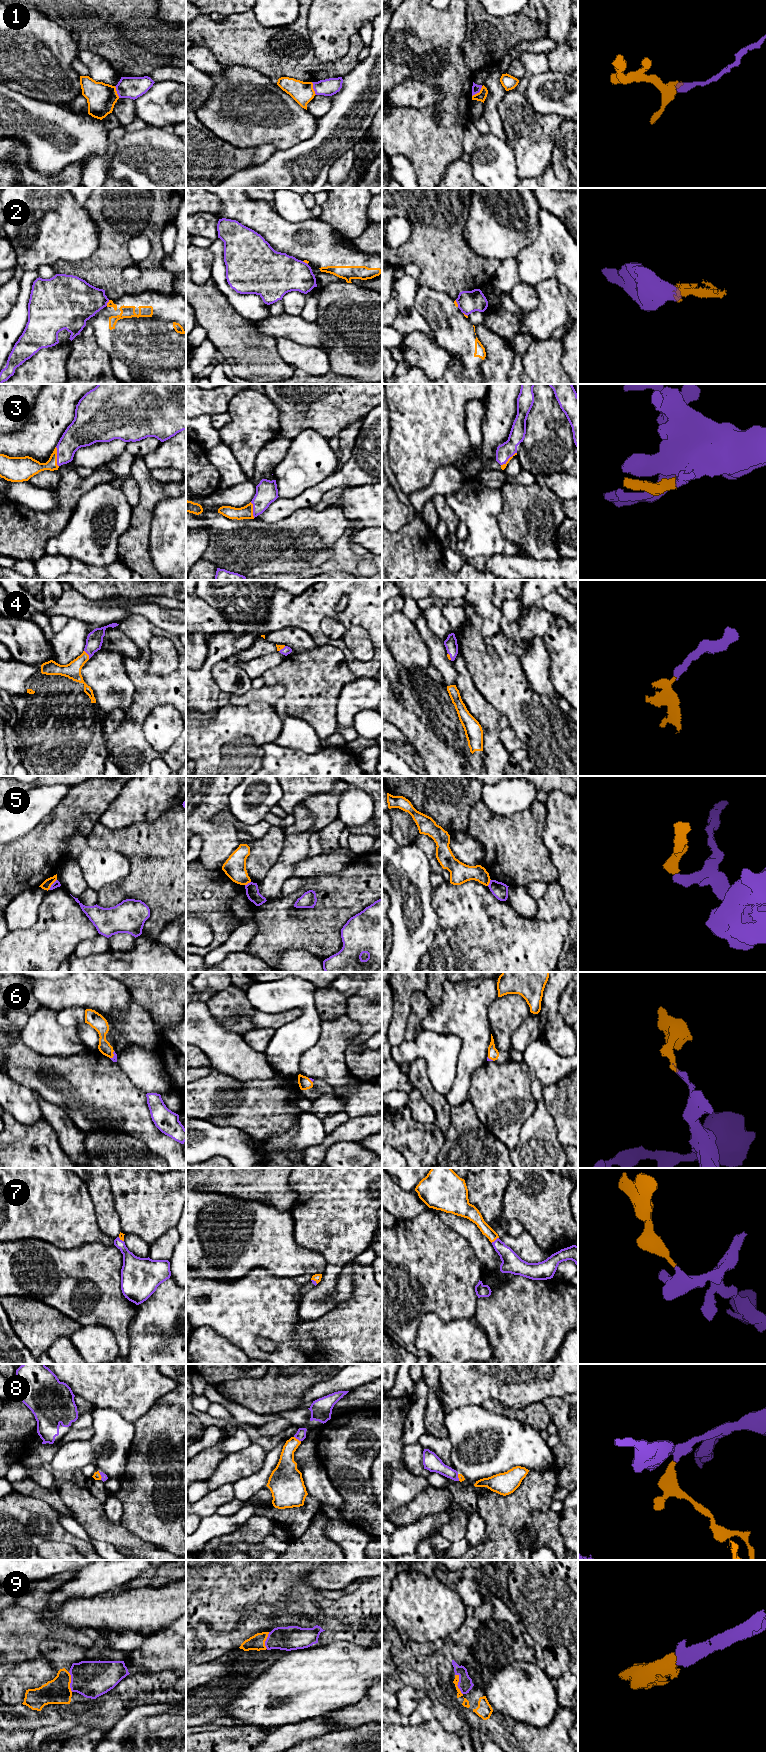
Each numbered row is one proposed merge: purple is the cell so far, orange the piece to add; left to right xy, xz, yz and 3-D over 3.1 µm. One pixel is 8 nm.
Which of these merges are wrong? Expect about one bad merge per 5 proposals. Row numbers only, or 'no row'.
1, 2, 5

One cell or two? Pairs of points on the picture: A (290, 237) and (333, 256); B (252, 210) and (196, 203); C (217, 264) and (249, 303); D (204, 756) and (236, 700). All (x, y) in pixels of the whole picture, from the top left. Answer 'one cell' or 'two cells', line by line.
A: one cell
B: two cells
C: one cell
D: two cells

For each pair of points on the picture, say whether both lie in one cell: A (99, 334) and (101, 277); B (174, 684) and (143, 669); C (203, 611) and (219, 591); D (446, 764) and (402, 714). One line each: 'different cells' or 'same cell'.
A: different cells
B: same cell
C: different cells
D: same cell

